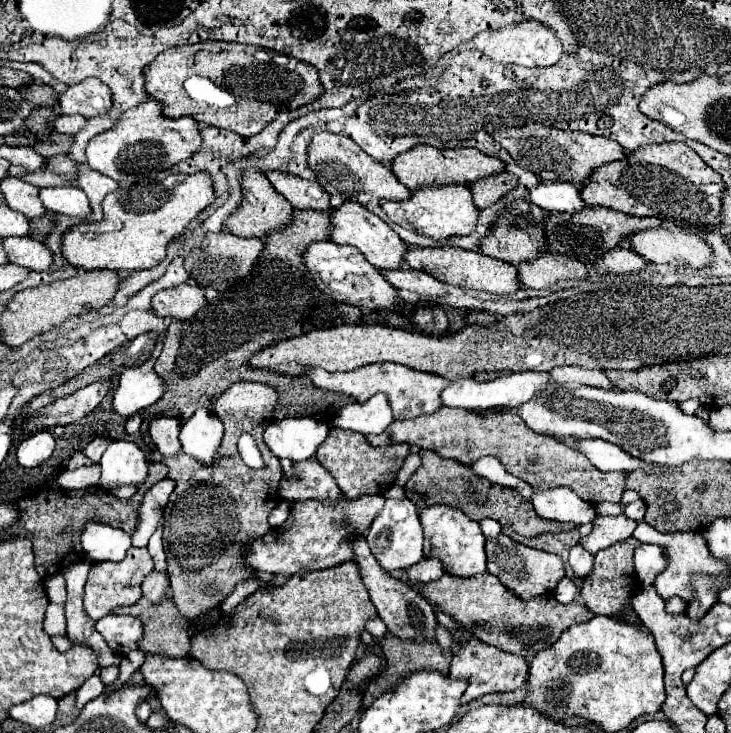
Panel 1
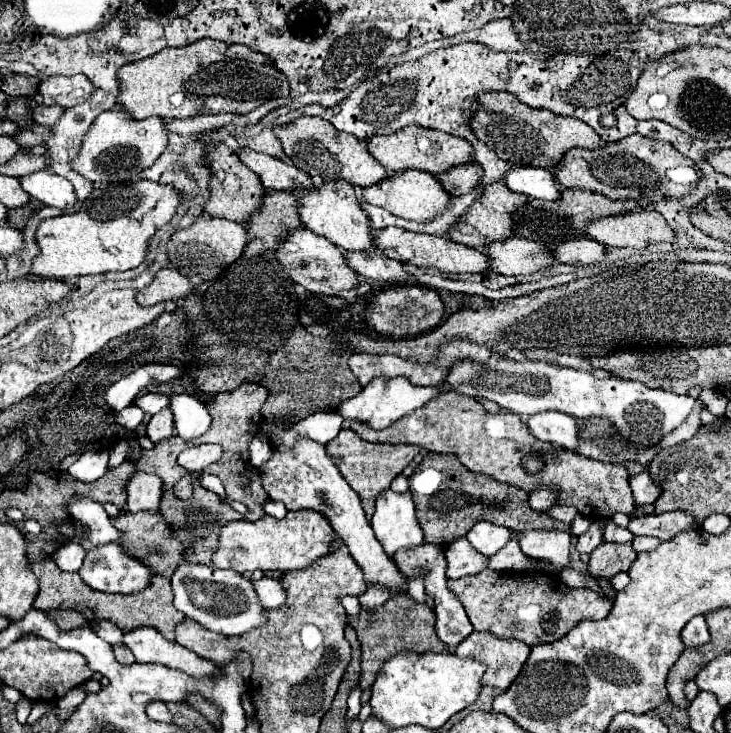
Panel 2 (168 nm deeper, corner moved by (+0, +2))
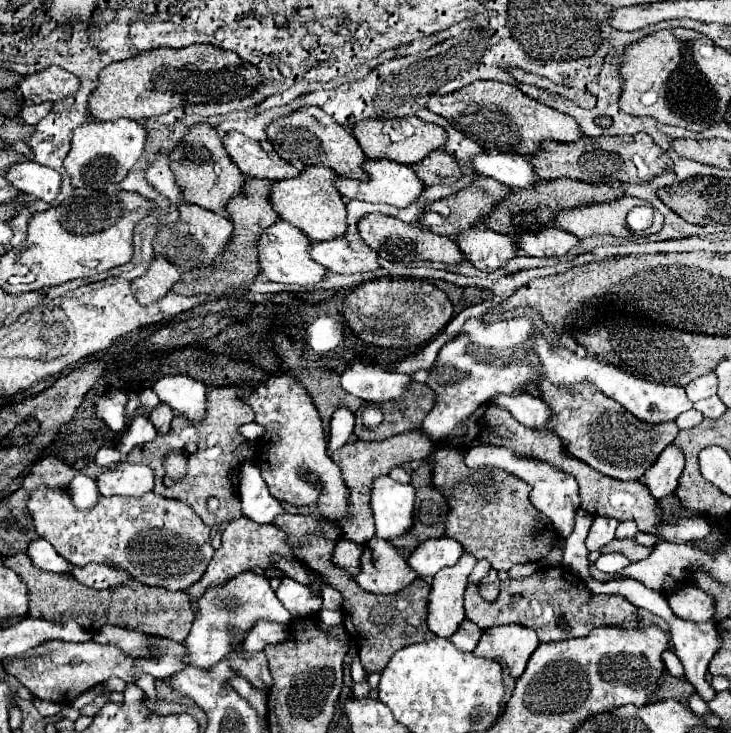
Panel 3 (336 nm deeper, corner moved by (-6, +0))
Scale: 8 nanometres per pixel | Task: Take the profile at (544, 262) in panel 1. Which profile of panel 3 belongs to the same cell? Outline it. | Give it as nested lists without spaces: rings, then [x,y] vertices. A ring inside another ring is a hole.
[[[473,226],[457,234],[455,244],[459,244],[465,260],[483,272],[495,272],[509,258],[519,256],[519,250],[509,236],[491,232],[483,226]]]

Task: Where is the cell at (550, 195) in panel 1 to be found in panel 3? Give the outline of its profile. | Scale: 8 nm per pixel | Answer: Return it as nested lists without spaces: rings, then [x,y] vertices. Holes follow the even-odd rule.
[[[481,152],[471,156],[471,166],[477,174],[491,176],[509,188],[531,188],[539,176],[527,158],[511,152]]]

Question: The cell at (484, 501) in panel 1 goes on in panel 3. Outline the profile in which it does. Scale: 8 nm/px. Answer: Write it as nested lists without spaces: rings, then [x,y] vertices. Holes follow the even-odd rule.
[[[423,462],[417,470],[413,470],[411,484],[415,486],[413,528],[391,540],[397,548],[409,550],[427,538],[441,538],[447,518],[447,500],[443,500],[443,494],[431,486],[431,464]]]

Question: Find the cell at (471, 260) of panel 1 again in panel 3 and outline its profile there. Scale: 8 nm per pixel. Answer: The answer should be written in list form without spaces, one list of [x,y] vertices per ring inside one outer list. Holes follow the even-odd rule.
[[[367,214],[363,220],[357,224],[361,238],[369,244],[371,250],[375,250],[381,258],[391,260],[391,262],[405,262],[411,264],[417,260],[427,260],[427,262],[443,262],[443,264],[459,264],[463,260],[459,246],[451,238],[443,238],[439,234],[433,234],[427,228],[419,228],[415,224],[401,222],[399,218],[383,216],[383,214]]]

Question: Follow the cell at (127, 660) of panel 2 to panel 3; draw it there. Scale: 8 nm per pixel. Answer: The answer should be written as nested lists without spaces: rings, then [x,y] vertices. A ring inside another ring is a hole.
[[[143,674],[142,676],[138,677],[136,685],[138,685],[141,689],[144,690],[147,698],[152,698],[156,700],[157,691],[154,686],[154,678],[147,674]]]

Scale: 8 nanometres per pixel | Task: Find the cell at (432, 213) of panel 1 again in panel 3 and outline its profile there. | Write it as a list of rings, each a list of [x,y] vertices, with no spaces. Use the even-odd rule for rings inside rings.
[[[367,158],[363,162],[363,170],[367,172],[367,180],[351,180],[351,178],[335,178],[337,190],[345,198],[355,198],[355,200],[365,200],[365,202],[387,202],[391,206],[407,206],[419,198],[423,192],[423,182],[415,176],[411,166],[389,162],[389,160],[371,160]]]

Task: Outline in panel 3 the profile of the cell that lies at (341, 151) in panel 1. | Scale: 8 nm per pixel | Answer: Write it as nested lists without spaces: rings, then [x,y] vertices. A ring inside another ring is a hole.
[[[303,106],[289,116],[283,116],[275,122],[271,122],[267,128],[267,138],[273,144],[275,152],[287,160],[295,168],[303,166],[327,166],[331,168],[337,176],[343,178],[357,178],[365,180],[367,174],[363,172],[363,162],[365,162],[365,152],[359,148],[357,140],[351,136],[349,128],[343,128],[335,120],[331,120],[321,108],[317,106]]]

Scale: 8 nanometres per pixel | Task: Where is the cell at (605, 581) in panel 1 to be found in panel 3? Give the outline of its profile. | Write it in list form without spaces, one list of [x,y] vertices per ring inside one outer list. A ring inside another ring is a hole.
[[[613,540],[611,544],[605,544],[605,548],[601,552],[603,554],[621,552],[631,562],[639,562],[639,560],[643,560],[643,558],[647,558],[651,554],[651,546],[641,546],[637,540]]]

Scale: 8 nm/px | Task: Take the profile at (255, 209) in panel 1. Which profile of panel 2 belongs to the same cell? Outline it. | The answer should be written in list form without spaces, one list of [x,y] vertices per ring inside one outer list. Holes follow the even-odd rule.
[[[227,144],[217,146],[217,150],[209,158],[209,166],[211,166],[213,178],[211,178],[211,184],[209,184],[211,200],[207,202],[205,212],[209,216],[215,216],[215,218],[235,220],[235,222],[243,224],[245,218],[249,218],[249,214],[257,212],[257,206],[261,206],[261,198],[265,198],[265,186],[261,184],[257,174],[253,174],[253,170],[249,170],[239,160],[237,152],[233,152]]]

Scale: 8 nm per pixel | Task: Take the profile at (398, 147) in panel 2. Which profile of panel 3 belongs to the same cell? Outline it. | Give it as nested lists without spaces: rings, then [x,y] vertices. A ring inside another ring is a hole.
[[[407,116],[407,118],[393,118],[393,120],[383,120],[383,118],[375,118],[375,120],[363,120],[359,124],[355,124],[355,128],[351,130],[355,140],[359,142],[359,146],[363,148],[363,152],[377,160],[377,158],[387,158],[399,164],[415,164],[421,162],[429,152],[433,150],[443,150],[447,134],[443,132],[441,126],[437,124],[429,124],[423,122],[415,116]]]

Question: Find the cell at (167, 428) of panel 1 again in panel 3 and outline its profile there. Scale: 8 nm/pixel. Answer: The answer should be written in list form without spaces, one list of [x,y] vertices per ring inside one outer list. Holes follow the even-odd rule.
[[[157,404],[155,408],[151,408],[151,414],[149,414],[149,420],[153,422],[153,426],[157,428],[157,432],[161,434],[167,434],[169,432],[169,426],[171,426],[171,420],[173,420],[175,412],[167,406],[167,404]]]

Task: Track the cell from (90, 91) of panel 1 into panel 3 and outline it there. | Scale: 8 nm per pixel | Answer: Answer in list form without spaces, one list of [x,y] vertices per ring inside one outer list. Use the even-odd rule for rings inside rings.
[[[47,66],[41,72],[25,76],[17,88],[29,102],[57,102],[75,94],[79,80],[59,66]]]

